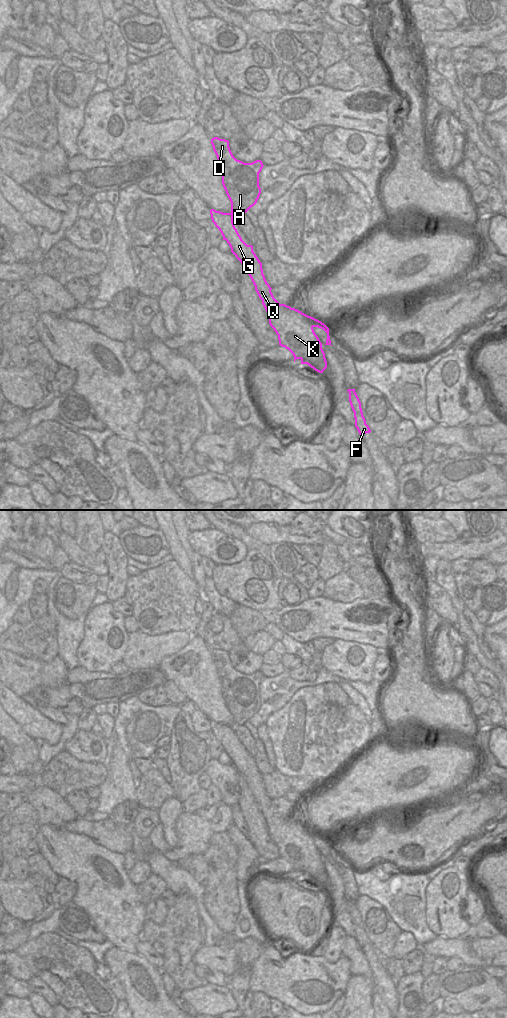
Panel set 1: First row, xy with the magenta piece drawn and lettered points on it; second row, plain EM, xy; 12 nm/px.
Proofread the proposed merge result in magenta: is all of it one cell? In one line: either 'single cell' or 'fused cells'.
fused cells

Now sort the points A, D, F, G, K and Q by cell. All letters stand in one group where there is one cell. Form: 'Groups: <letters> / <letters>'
Groups: A D / F G K Q

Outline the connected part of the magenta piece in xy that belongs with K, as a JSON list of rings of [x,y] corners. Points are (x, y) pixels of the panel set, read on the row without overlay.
[[[210,722],[212,734],[219,741],[231,760],[231,764],[241,774],[250,788],[255,802],[262,812],[267,824],[269,836],[278,847],[279,857],[288,861],[301,876],[307,876],[315,883],[323,885],[327,880],[322,855],[314,844],[314,839],[327,845],[325,857],[331,857],[329,840],[321,833],[308,828],[301,823],[280,816],[273,808],[271,799],[263,786],[262,775],[253,763],[252,757],[247,757],[239,747],[233,735],[231,725]]]

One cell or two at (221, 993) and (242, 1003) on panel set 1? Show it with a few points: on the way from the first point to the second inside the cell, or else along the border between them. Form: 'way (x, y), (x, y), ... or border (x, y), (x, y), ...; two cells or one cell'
border (225, 983), (238, 1007); two cells

